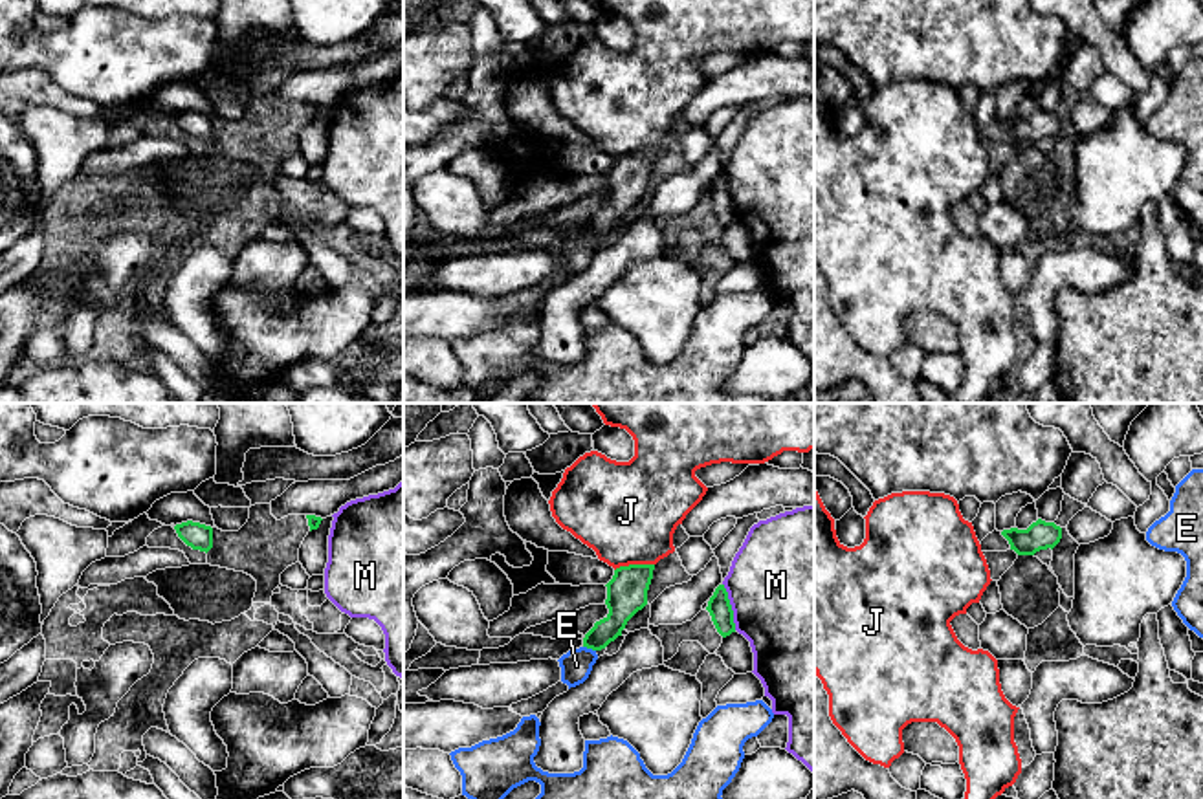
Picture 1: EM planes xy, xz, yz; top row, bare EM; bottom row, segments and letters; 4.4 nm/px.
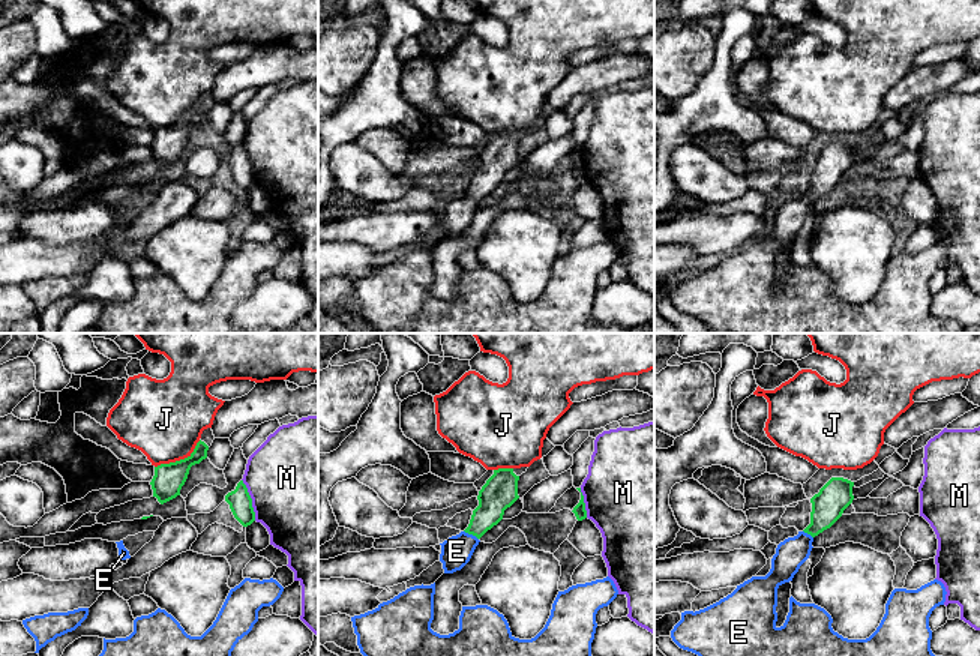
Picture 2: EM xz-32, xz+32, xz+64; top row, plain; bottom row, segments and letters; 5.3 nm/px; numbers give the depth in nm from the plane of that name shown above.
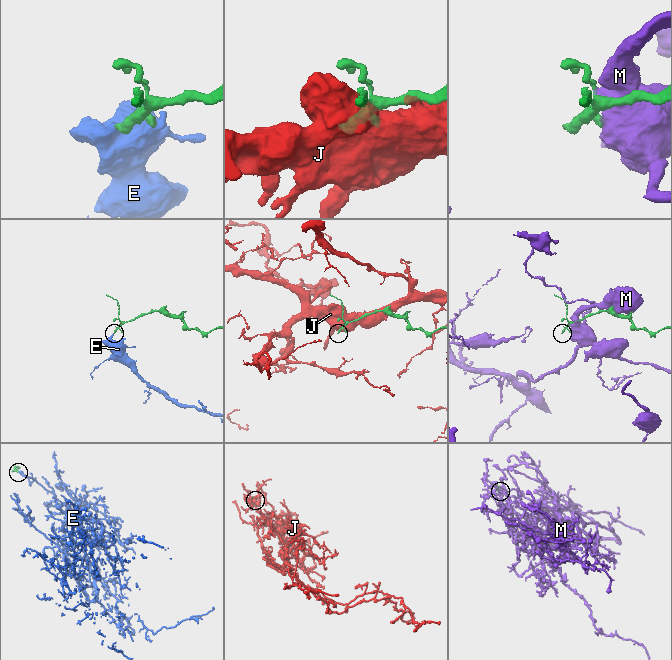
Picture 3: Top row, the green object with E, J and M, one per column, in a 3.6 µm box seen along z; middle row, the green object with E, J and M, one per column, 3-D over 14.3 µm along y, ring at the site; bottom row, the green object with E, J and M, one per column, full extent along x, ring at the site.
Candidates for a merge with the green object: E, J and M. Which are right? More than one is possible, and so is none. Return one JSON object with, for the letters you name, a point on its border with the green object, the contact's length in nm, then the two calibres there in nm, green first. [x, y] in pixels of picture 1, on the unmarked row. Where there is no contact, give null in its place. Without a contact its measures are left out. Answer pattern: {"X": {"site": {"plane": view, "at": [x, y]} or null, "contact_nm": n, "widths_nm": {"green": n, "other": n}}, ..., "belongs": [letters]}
{"E": {"site": {"plane": "xz", "at": [589, 237]}, "contact_nm": 60, "widths_nm": {"green": 140, "other": 140}}, "belongs": ["E"]}

